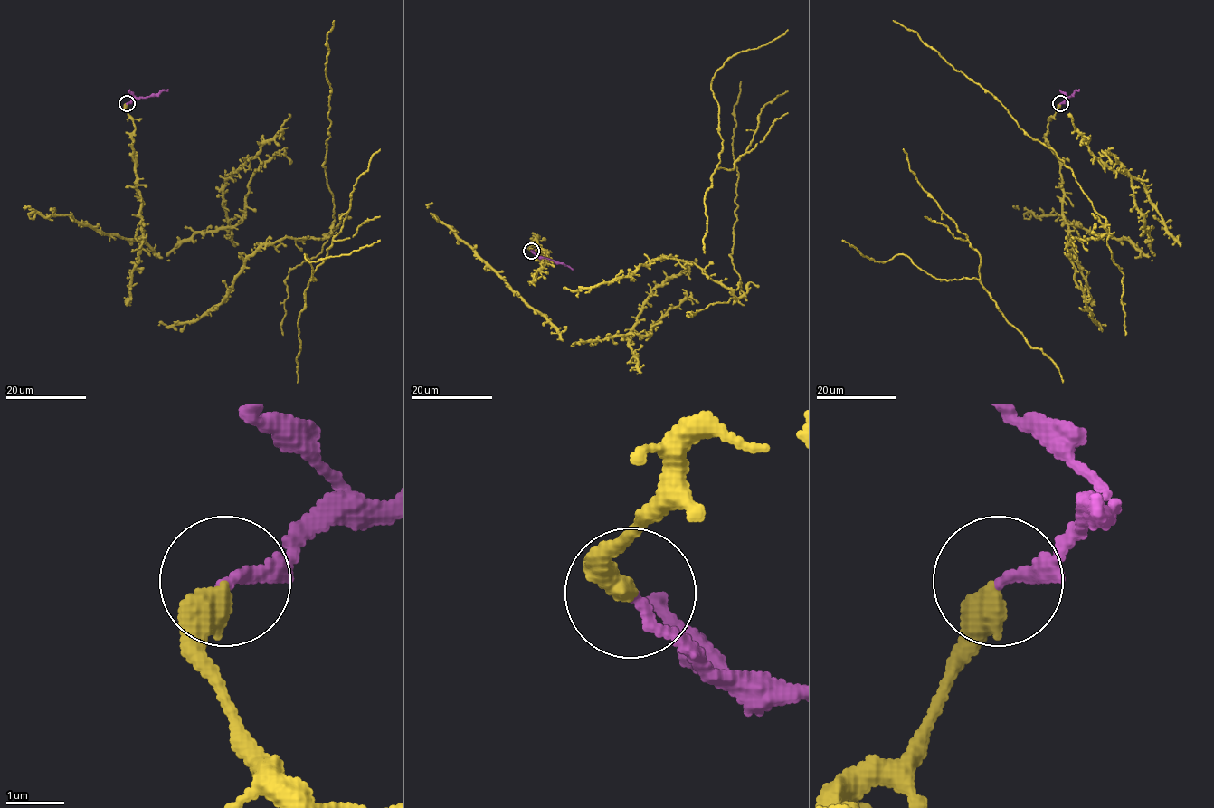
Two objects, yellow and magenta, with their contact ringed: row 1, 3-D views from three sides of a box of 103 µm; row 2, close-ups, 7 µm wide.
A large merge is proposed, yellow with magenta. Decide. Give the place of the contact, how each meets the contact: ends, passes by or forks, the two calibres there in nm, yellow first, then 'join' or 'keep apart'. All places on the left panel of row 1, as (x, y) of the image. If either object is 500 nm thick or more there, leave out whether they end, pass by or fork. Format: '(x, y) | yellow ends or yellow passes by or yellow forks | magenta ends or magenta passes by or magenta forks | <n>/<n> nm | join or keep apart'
(127, 103) | yellow ends | magenta ends | 460/190 nm | keep apart

